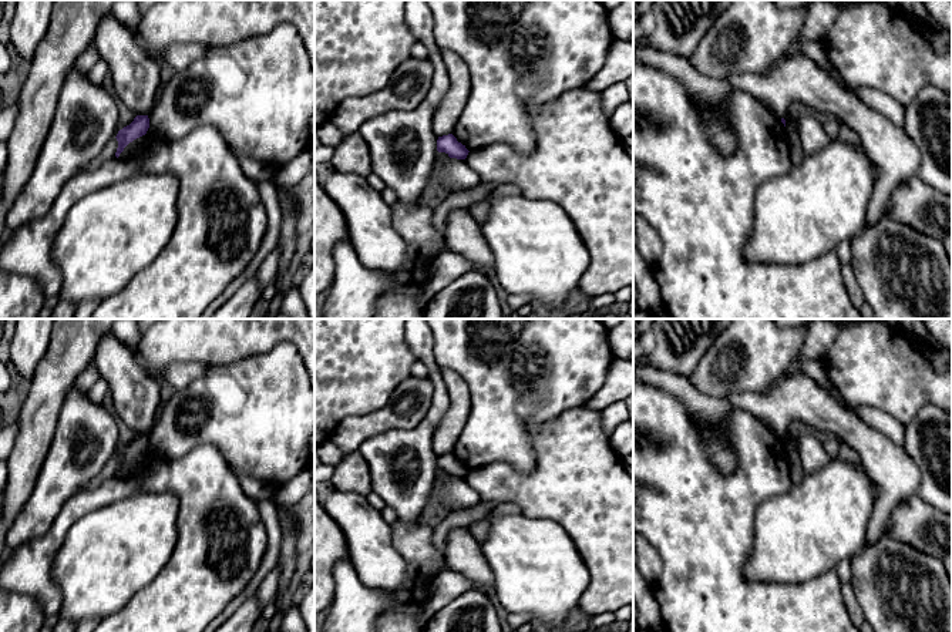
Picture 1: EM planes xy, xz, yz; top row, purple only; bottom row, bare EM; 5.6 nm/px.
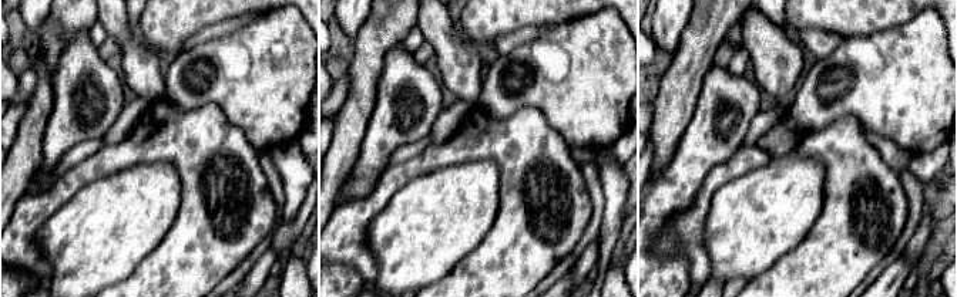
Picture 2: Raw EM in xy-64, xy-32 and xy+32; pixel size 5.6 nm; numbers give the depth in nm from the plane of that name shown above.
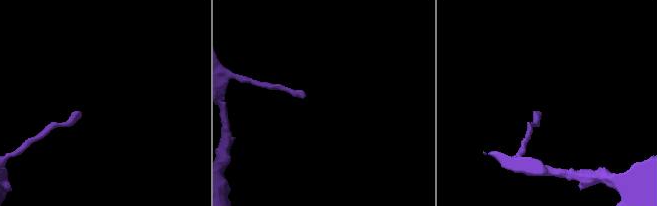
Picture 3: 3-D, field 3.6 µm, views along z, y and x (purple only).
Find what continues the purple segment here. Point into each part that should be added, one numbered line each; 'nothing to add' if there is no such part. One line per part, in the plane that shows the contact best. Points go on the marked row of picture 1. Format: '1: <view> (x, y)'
nothing to add

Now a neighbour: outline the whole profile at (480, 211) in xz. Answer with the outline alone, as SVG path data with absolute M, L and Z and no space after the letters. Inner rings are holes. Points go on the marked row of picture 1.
M485 202L471 205L467 211L478 223L482 223L488 216L488 205Z

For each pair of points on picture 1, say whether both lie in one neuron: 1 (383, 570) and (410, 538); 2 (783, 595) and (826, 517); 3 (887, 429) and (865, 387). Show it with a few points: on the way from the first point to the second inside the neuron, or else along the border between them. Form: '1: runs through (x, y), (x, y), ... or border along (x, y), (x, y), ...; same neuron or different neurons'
1: border along (390, 524), (393, 545), (406, 562), (399, 585); different neurons
2: border along (823, 574), (804, 581), (756, 582); different neurons
3: border along (845, 400), (887, 412), (905, 424); different neurons

